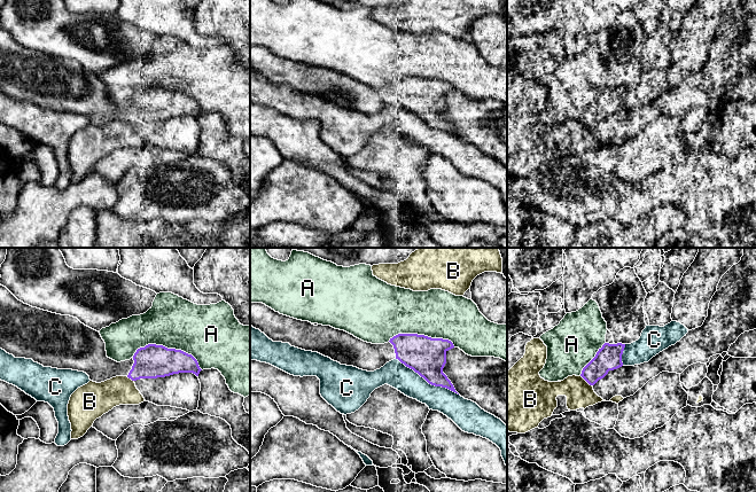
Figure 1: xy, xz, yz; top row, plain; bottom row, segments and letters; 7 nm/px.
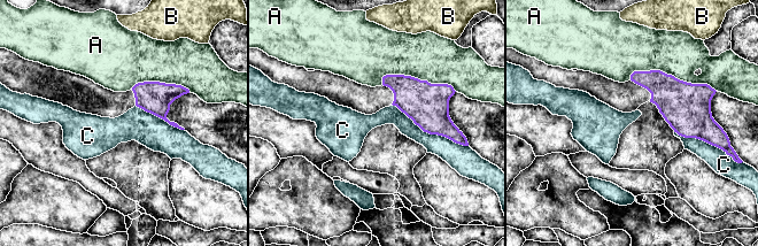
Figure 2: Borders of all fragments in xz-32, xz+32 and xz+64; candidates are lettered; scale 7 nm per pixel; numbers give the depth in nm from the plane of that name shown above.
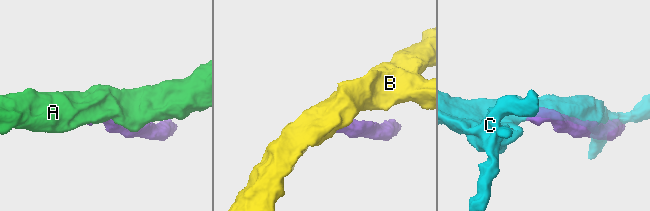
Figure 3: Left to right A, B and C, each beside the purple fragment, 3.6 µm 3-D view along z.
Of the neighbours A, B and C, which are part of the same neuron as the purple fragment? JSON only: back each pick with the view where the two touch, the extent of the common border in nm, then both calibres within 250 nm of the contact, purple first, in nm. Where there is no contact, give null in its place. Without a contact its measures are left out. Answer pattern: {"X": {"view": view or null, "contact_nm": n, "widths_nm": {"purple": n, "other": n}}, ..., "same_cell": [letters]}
{"same_cell": []}

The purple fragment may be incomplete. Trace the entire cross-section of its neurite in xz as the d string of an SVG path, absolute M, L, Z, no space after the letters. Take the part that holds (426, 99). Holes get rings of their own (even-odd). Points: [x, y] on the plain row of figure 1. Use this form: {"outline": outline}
{"outline": "M250 46L250 68L273 85L318 95L341 108L374 115L387 106L398 102L429 127L458 136L443 116L446 95L454 91L449 83L431 81L418 77L398 77L384 87L364 85L353 78L330 69L314 69L297 63L263 46Z"}

